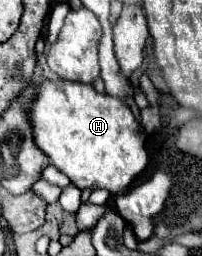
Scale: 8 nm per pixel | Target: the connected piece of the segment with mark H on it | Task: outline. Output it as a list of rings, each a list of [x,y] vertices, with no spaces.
[[[67,80],[41,82],[37,98],[31,104],[31,122],[37,146],[51,158],[51,164],[57,166],[63,174],[67,174],[69,180],[81,190],[105,188],[111,194],[125,192],[149,164],[149,154],[145,148],[145,132],[141,124],[135,120],[131,108],[109,94],[95,92],[91,84],[67,82]]]

